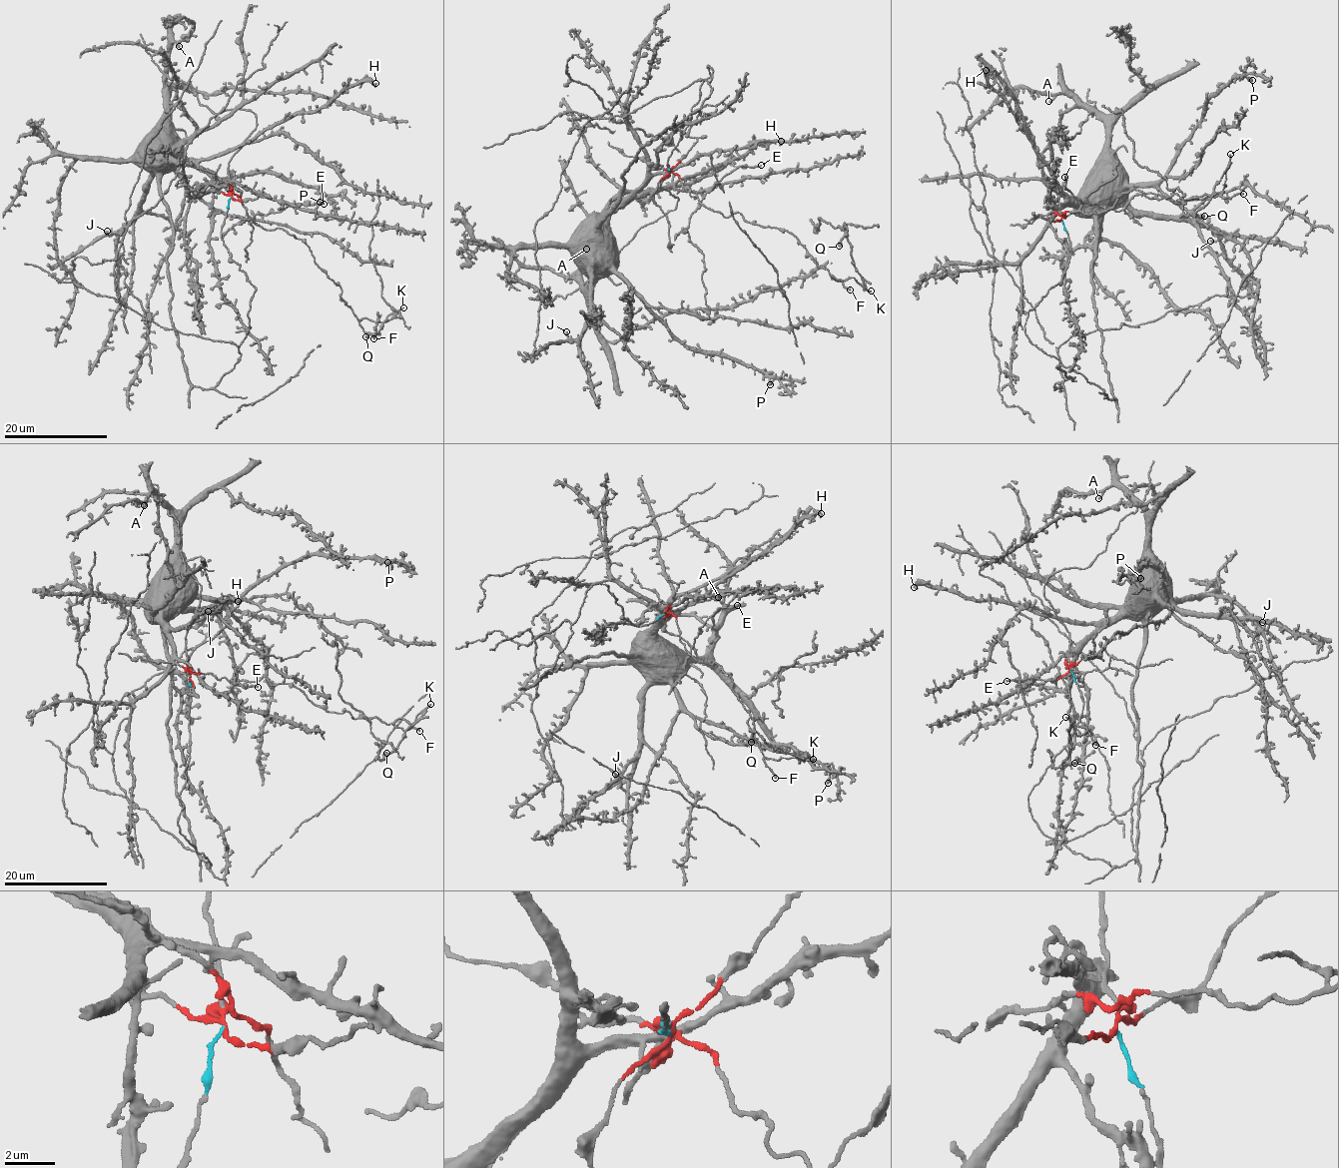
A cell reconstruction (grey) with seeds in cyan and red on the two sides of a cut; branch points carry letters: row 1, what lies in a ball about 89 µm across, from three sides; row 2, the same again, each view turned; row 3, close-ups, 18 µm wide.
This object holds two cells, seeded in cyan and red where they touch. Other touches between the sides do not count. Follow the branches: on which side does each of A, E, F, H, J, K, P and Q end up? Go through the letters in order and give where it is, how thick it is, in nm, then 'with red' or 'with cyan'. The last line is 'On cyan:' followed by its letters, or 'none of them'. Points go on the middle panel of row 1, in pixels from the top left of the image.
A: (586, 249) | 200 nm | with cyan
E: (761, 165) | 200 nm | with red
F: (850, 290) | 180 nm | with red
H: (781, 141) | 220 nm | with cyan
J: (566, 331) | 300 nm | with cyan
K: (871, 291) | 170 nm | with red
P: (770, 384) | 480 nm | with cyan
Q: (839, 246) | 440 nm | with red
On cyan: A, H, J, P

